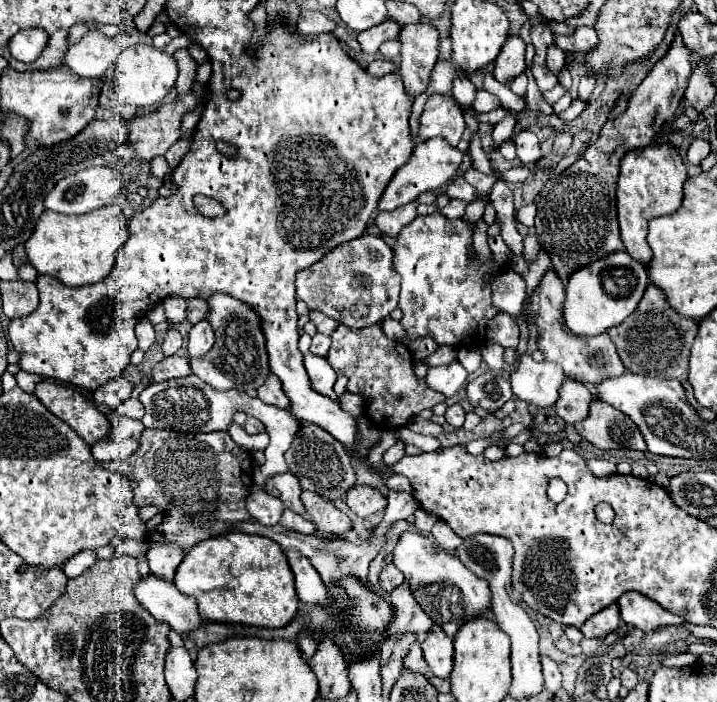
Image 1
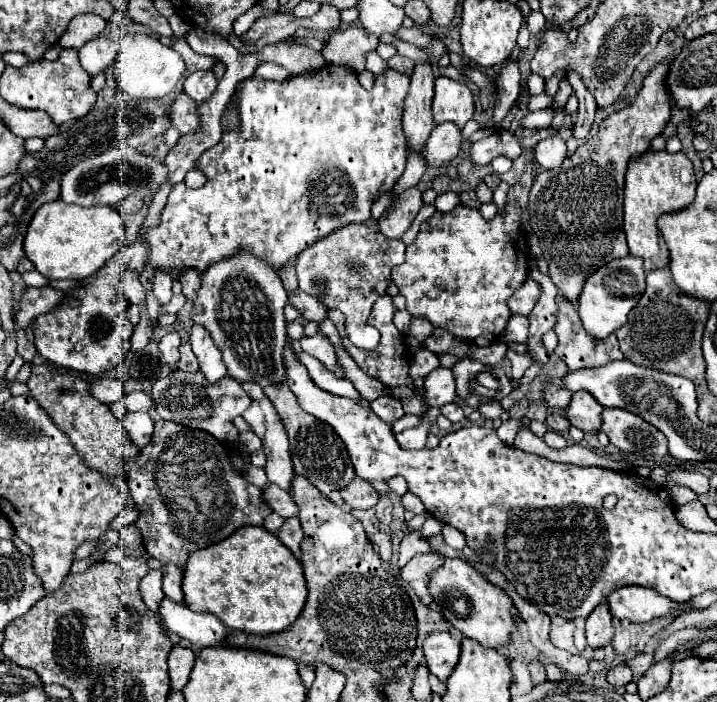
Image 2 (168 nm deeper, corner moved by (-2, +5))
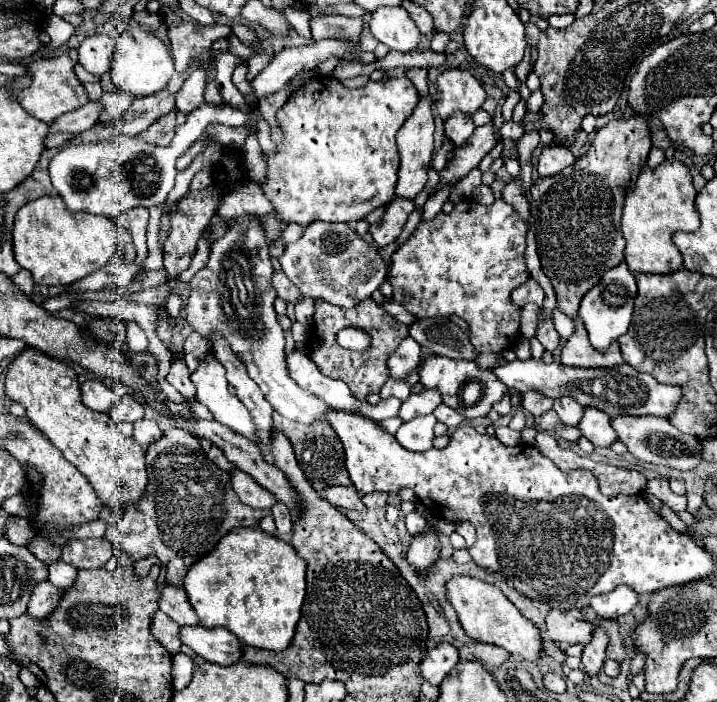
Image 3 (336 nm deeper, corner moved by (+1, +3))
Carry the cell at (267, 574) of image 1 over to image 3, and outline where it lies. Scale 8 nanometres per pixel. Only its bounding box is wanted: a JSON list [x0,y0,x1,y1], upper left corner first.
[183,527,307,651]

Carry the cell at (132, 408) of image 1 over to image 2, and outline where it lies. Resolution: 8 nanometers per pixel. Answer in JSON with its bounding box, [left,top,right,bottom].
[124,391,152,411]

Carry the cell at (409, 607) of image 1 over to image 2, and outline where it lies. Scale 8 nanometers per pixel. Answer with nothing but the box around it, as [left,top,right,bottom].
[400,551,444,605]

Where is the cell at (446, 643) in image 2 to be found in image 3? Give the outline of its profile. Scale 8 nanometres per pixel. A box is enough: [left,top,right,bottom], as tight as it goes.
[421,643,459,685]

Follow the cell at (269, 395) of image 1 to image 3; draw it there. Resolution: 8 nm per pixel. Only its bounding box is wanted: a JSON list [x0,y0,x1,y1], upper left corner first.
[277,419,351,491]

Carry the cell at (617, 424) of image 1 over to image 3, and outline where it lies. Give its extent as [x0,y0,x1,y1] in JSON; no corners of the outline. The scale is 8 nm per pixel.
[611,415,701,471]

